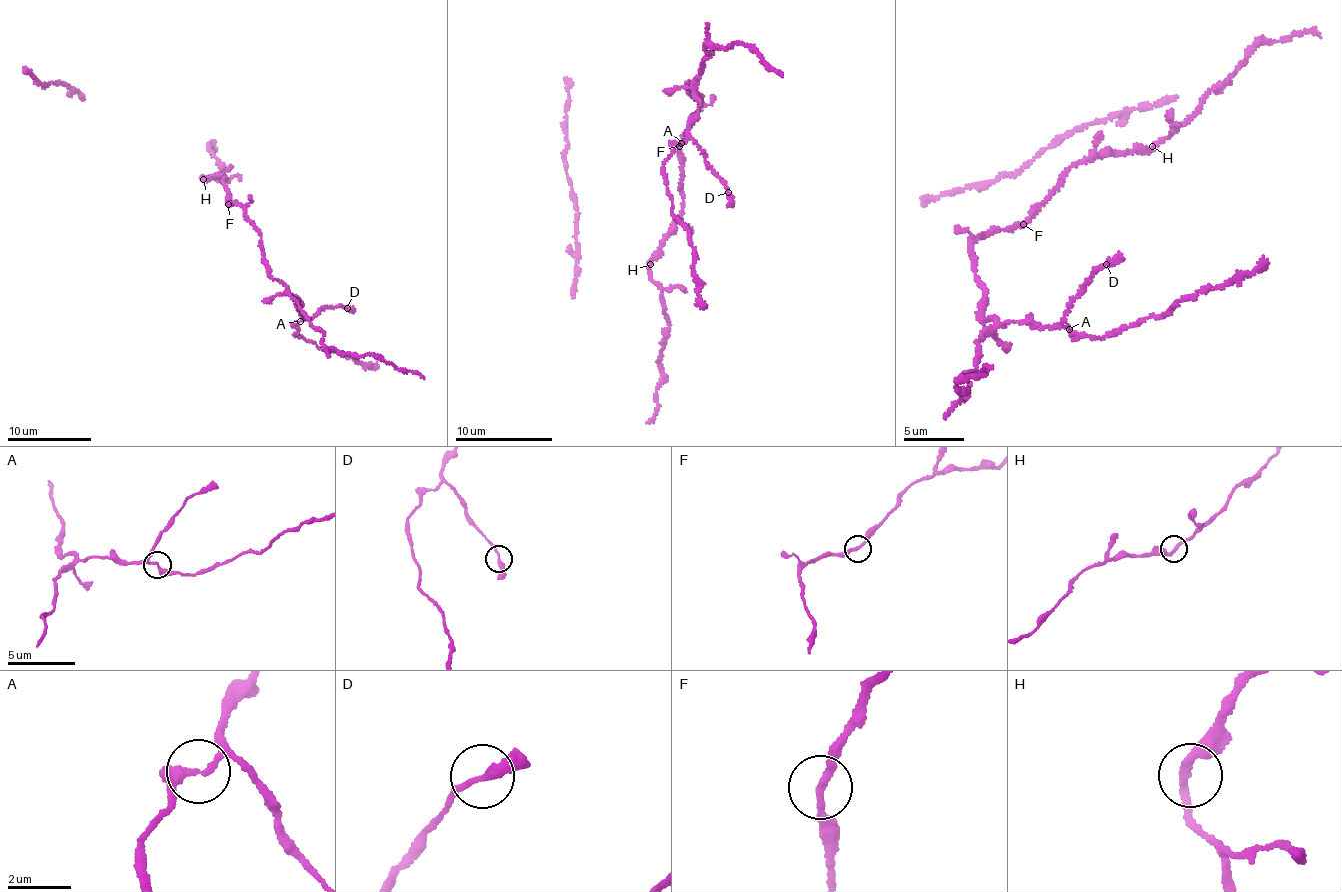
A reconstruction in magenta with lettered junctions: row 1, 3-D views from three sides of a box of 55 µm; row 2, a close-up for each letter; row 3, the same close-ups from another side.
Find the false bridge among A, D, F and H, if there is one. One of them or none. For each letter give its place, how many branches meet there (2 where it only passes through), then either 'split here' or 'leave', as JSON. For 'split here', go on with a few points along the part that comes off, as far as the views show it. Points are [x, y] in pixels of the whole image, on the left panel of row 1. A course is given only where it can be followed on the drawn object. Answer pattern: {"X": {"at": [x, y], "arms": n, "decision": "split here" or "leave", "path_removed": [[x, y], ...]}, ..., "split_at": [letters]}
{"A": {"at": [300, 321], "arms": 2, "decision": "leave"}, "D": {"at": [347, 308], "arms": 2, "decision": "leave"}, "F": {"at": [228, 204], "arms": 2, "decision": "leave"}, "H": {"at": [203, 179], "arms": 2, "decision": "leave"}, "split_at": []}

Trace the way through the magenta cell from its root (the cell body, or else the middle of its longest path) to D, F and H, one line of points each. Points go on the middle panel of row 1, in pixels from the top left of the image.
D: (668, 234), (683, 201), (677, 154), (701, 95), (686, 82), (700, 103), (687, 136), (728, 192)
F: (668, 234), (674, 230), (683, 201), (678, 189), (681, 171), (679, 146)
H: (668, 234), (650, 264)

